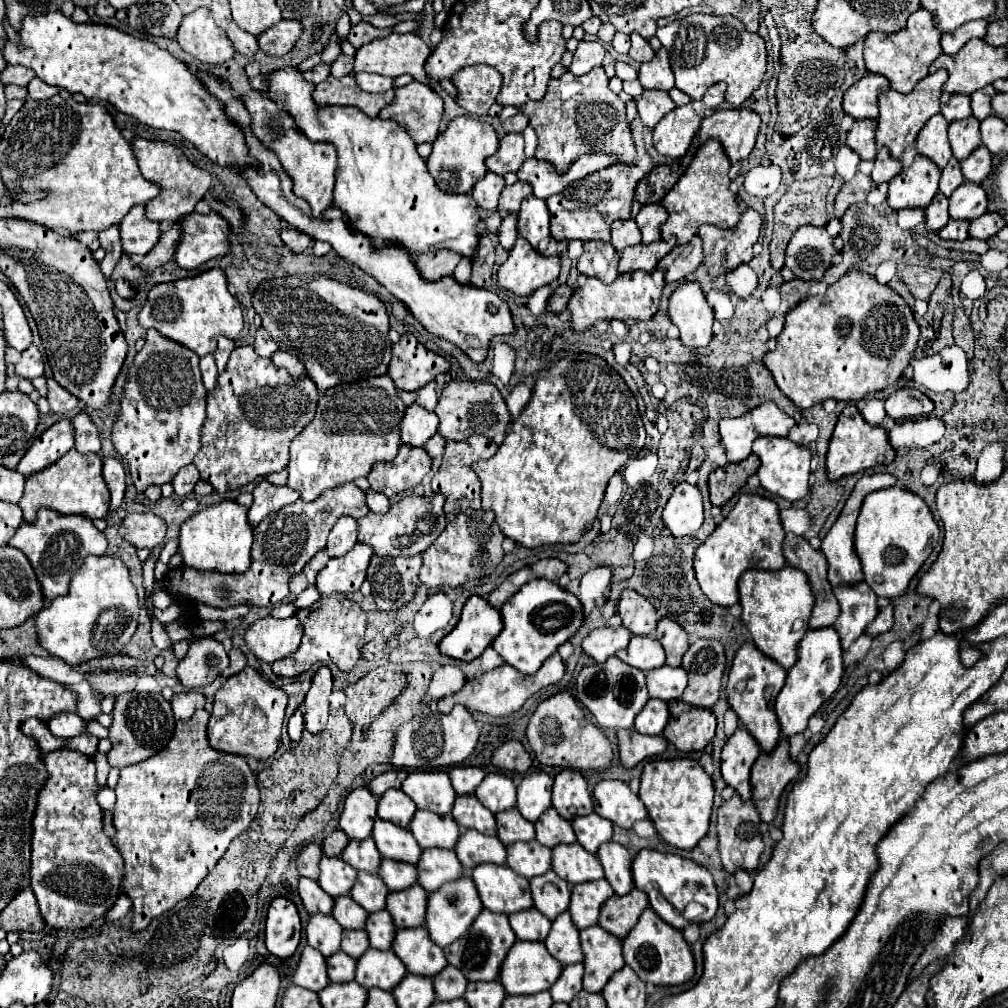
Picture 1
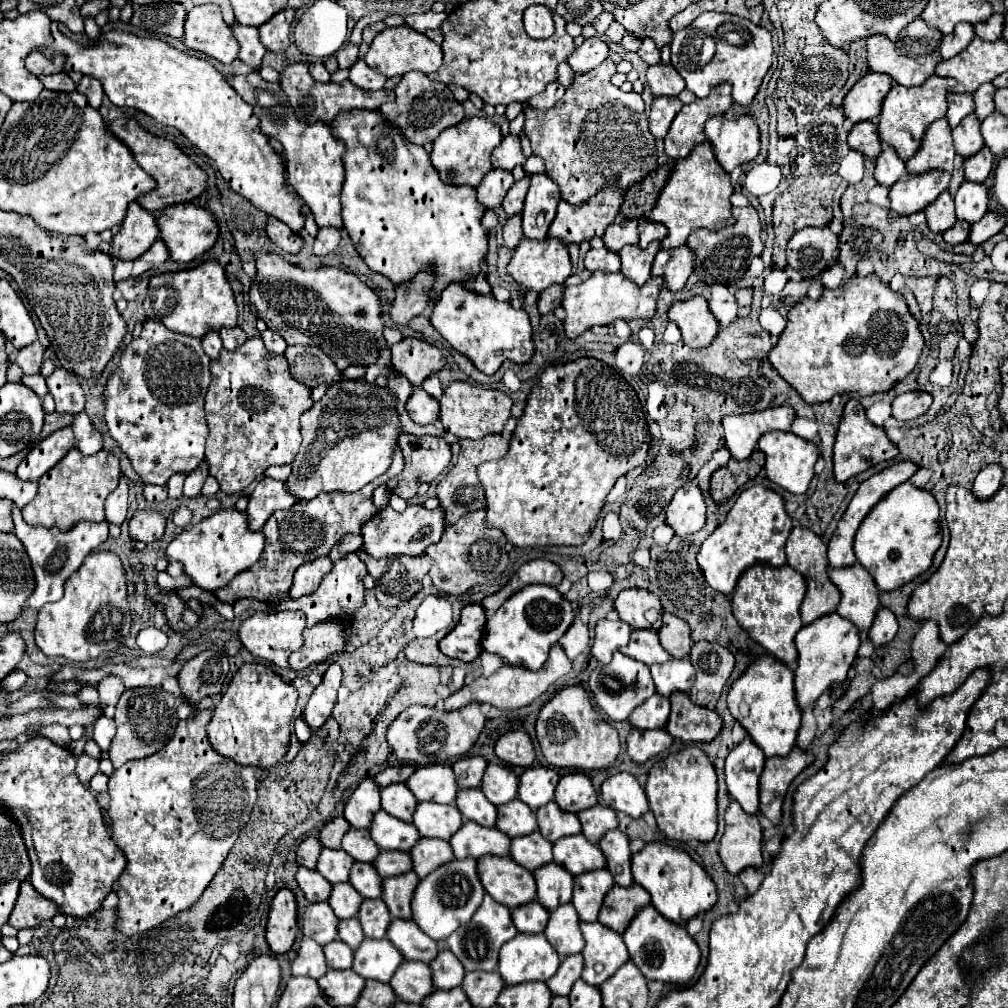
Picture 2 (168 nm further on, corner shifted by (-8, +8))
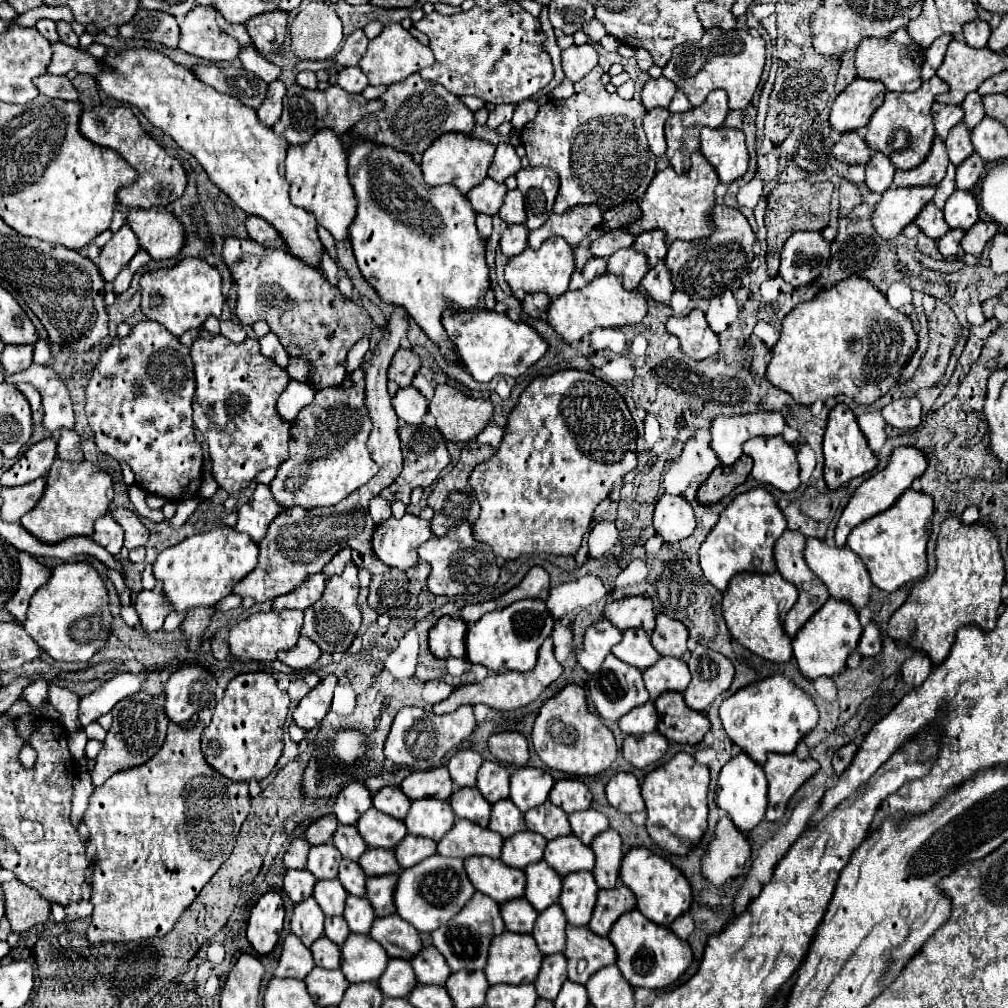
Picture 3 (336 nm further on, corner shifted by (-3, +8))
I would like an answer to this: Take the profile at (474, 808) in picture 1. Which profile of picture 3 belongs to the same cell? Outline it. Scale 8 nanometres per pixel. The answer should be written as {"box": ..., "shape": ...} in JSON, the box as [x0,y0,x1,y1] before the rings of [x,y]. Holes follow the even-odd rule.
{"box":[449,787,491,827],"shape":[[[475,787],[459,789],[451,795],[449,803],[451,803],[457,817],[479,823],[481,827],[489,825],[491,805],[487,805],[487,801],[483,801],[483,795],[479,793],[479,789],[475,789]]]}

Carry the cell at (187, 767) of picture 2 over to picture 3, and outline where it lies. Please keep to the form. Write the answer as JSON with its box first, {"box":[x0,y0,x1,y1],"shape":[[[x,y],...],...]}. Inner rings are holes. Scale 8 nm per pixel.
{"box":[83,721,249,943],"shape":[[[197,721],[193,729],[171,723],[163,747],[147,765],[123,769],[123,773],[115,773],[107,783],[95,787],[83,815],[89,827],[89,841],[95,847],[95,871],[91,879],[91,903],[95,909],[87,929],[91,943],[129,943],[155,935],[163,937],[231,855],[235,837],[249,813],[249,783],[227,781],[227,777],[221,777],[221,773],[215,773],[207,765],[201,753],[203,727],[203,721]]]}

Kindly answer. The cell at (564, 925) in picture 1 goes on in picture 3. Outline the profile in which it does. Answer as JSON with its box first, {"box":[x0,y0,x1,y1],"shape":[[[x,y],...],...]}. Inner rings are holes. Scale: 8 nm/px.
{"box":[533,903,567,955],"shape":[[[555,903],[555,905],[547,907],[543,913],[539,913],[539,917],[535,921],[533,937],[543,955],[563,951],[563,945],[567,941],[565,927],[567,927],[567,919],[563,917],[563,909],[559,903]]]}

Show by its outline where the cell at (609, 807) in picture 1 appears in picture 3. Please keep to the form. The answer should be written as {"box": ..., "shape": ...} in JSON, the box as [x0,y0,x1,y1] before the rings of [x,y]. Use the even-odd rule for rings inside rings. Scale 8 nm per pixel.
{"box":[605,773,645,815],"shape":[[[615,773],[605,785],[605,795],[607,801],[621,813],[631,815],[635,811],[645,811],[639,781],[633,773]]]}

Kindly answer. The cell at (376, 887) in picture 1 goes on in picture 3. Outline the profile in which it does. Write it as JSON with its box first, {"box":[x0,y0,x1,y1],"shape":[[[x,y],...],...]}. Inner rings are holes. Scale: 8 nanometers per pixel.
{"box":[339,859,367,897],"shape":[[[343,859],[341,865],[339,865],[339,881],[341,881],[341,885],[345,887],[347,893],[357,895],[357,897],[365,897],[367,875],[363,873],[359,863],[355,863],[351,859]]]}

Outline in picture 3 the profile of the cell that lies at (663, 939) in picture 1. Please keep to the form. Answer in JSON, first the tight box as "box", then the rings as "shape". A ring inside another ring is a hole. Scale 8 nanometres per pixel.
{"box":[609,909,691,989],"shape":[[[639,909],[623,913],[619,921],[615,921],[609,941],[617,949],[617,967],[621,969],[623,977],[633,987],[647,987],[647,989],[661,989],[671,983],[675,983],[691,965],[691,947],[687,941],[679,939],[669,927],[655,925],[653,921],[647,921]]]}

